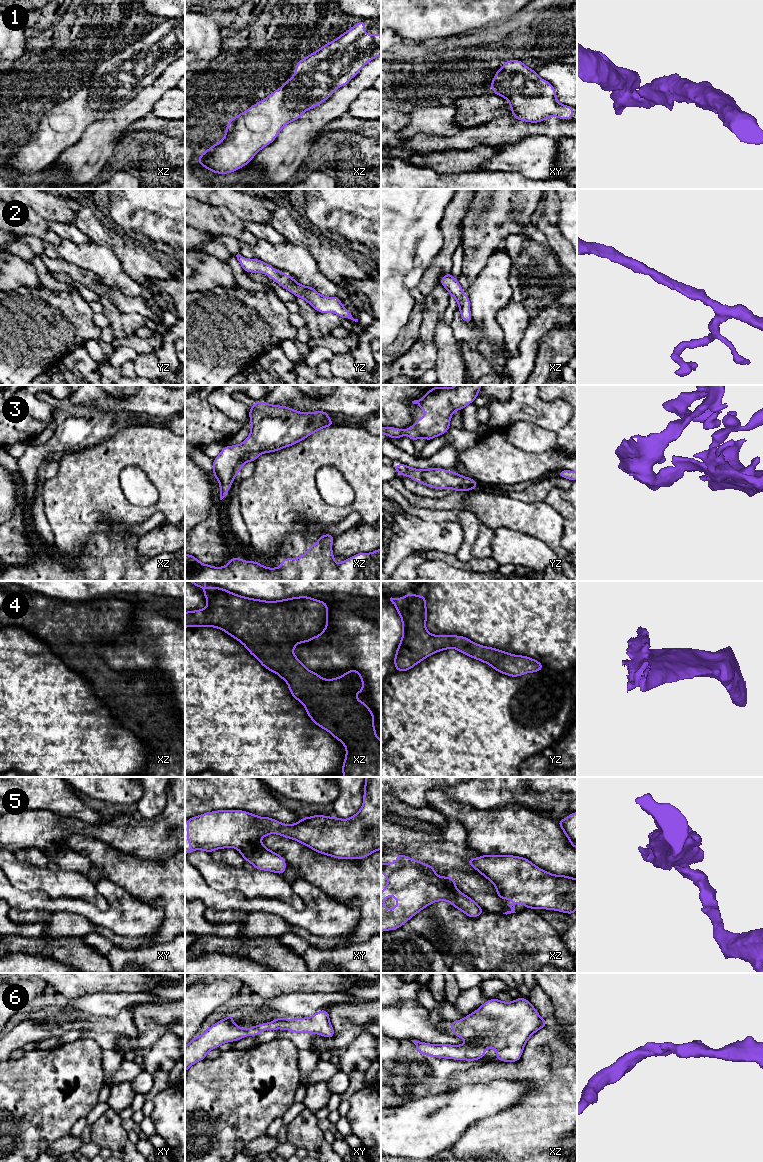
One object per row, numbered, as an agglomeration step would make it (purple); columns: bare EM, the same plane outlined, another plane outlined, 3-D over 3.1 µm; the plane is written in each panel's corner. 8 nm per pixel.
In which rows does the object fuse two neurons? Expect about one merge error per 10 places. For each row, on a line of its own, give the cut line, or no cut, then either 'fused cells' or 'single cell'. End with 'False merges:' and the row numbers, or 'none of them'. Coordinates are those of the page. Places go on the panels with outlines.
1: no cut; single cell
2: no cut; single cell
3: no cut; single cell
4: no cut; single cell
5: no cut; single cell
6: no cut; single cell
False merges: none of them

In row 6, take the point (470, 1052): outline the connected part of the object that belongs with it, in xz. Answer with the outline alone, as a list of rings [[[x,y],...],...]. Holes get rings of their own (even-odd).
[[[519,997],[512,1002],[503,1002],[499,999],[490,999],[482,1004],[476,1011],[458,1021],[449,1023],[454,1036],[467,1040],[467,1044],[429,1044],[411,1040],[417,1048],[417,1053],[437,1058],[453,1060],[475,1061],[485,1056],[485,1049],[496,1049],[496,1059],[503,1062],[517,1062],[520,1060],[526,1042],[548,1021],[539,1016],[538,1011],[529,1000]]]

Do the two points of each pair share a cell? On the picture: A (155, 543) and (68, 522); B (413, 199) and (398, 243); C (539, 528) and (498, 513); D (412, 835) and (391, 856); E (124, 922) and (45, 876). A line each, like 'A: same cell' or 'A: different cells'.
A: different cells
B: same cell
C: same cell
D: different cells
E: different cells

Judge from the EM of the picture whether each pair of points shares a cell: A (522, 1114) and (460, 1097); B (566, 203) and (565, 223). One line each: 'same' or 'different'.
A: different
B: same

